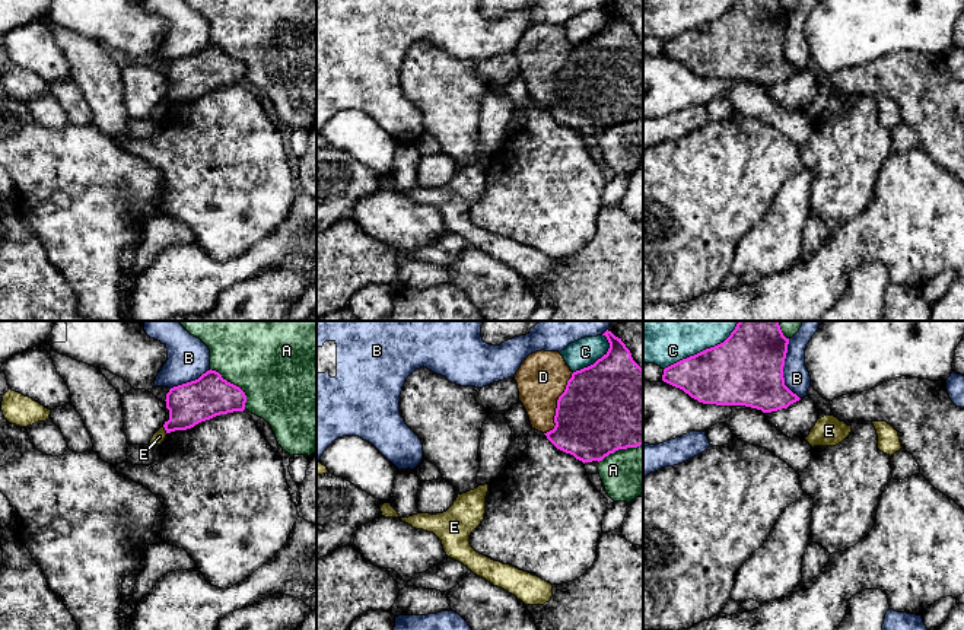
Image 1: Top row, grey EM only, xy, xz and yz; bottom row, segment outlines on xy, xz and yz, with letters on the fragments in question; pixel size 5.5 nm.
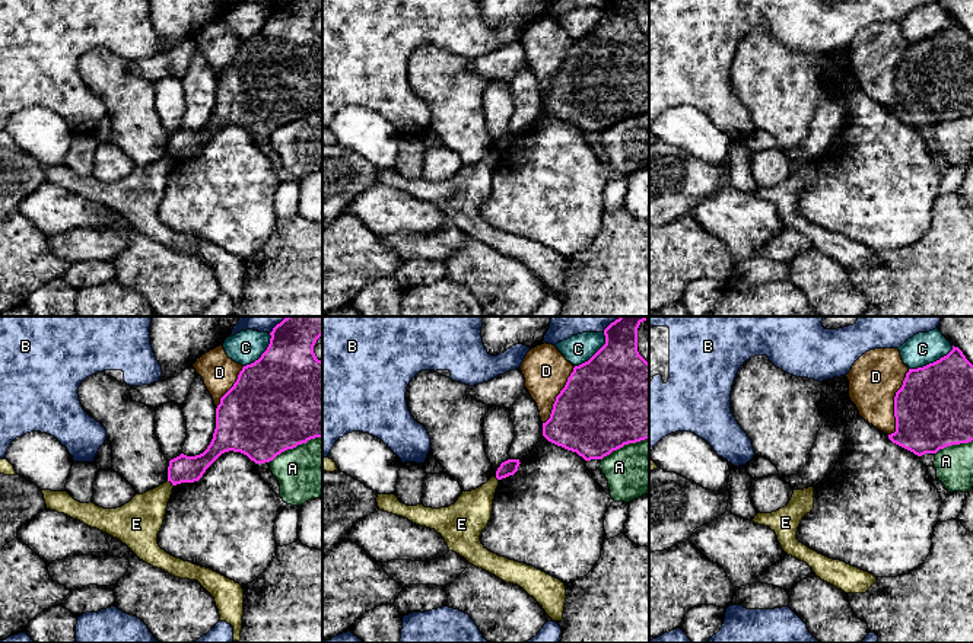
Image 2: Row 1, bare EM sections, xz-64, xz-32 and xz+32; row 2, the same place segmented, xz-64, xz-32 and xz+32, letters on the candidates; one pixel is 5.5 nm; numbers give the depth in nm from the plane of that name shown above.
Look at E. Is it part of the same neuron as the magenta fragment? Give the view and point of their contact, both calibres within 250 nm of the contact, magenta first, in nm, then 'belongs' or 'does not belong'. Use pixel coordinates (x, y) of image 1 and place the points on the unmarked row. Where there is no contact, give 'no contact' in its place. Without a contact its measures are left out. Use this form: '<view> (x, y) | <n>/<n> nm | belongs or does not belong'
xy (165, 102) | 240/70 nm | does not belong

